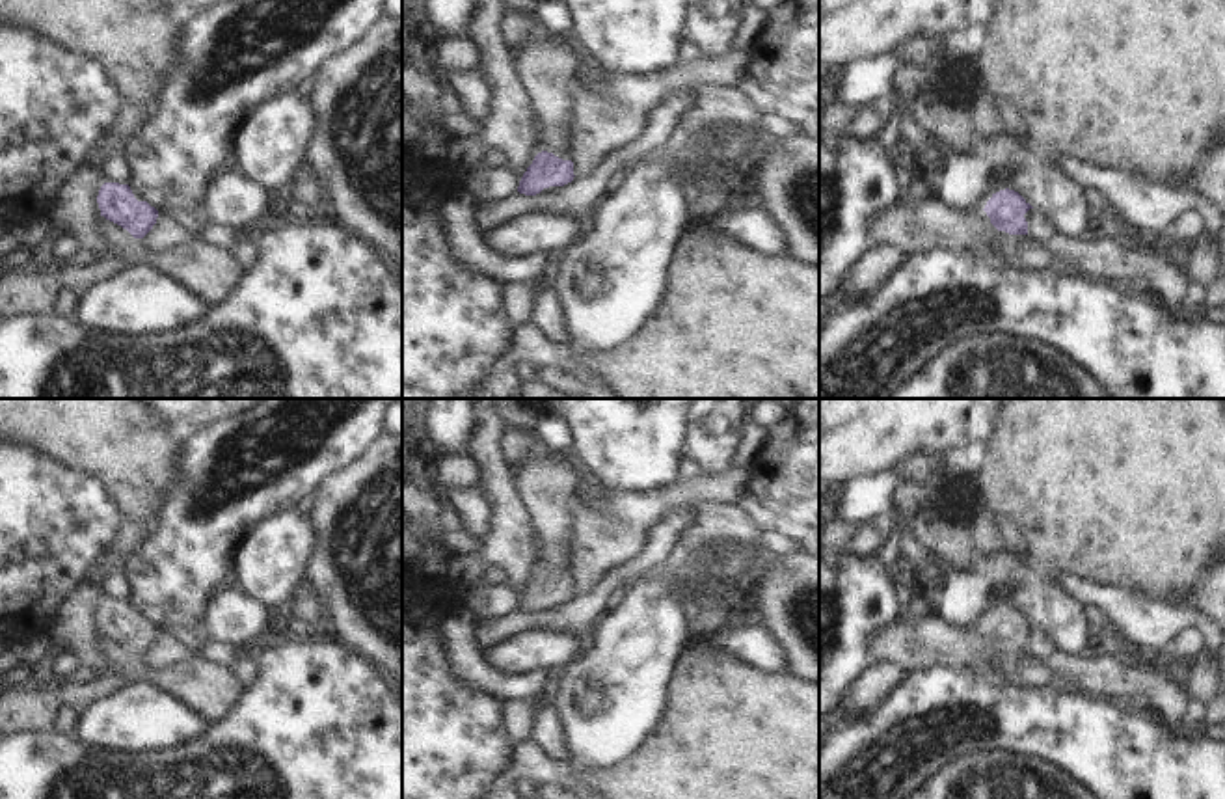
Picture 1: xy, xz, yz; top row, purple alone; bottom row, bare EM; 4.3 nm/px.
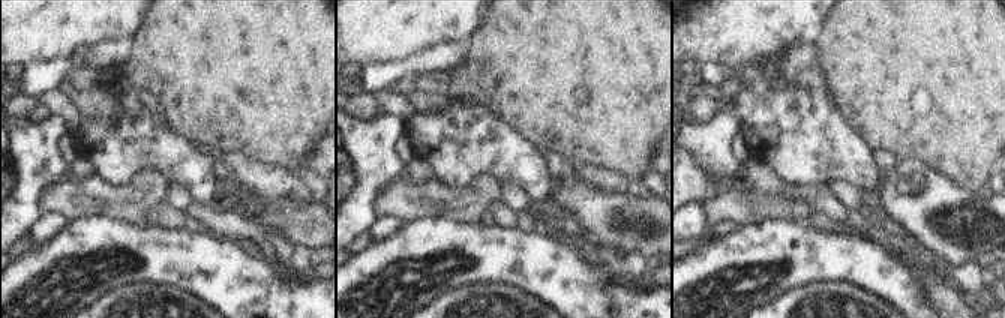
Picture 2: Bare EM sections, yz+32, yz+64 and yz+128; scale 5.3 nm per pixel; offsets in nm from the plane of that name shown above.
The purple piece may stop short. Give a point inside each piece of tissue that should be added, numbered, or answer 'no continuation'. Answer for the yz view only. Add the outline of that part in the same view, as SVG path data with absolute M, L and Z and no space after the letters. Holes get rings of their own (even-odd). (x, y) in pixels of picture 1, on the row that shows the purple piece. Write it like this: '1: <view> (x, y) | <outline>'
1: yz (911, 226) | M903 197L871 222L871 244L895 246L905 257L925 250L951 250L987 259L983 237L996 233L987 212L964 216L940 199Z

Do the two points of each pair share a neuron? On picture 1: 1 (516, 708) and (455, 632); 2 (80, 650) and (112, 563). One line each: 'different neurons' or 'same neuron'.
1: different neurons
2: same neuron

